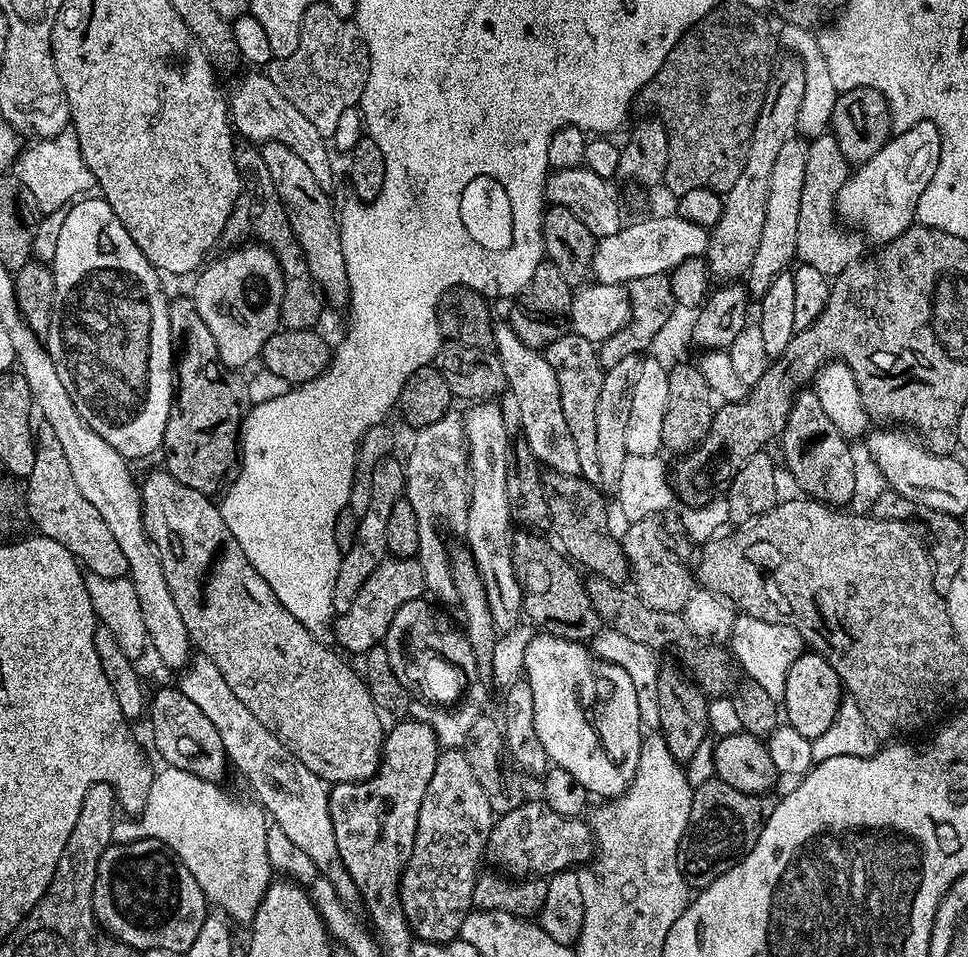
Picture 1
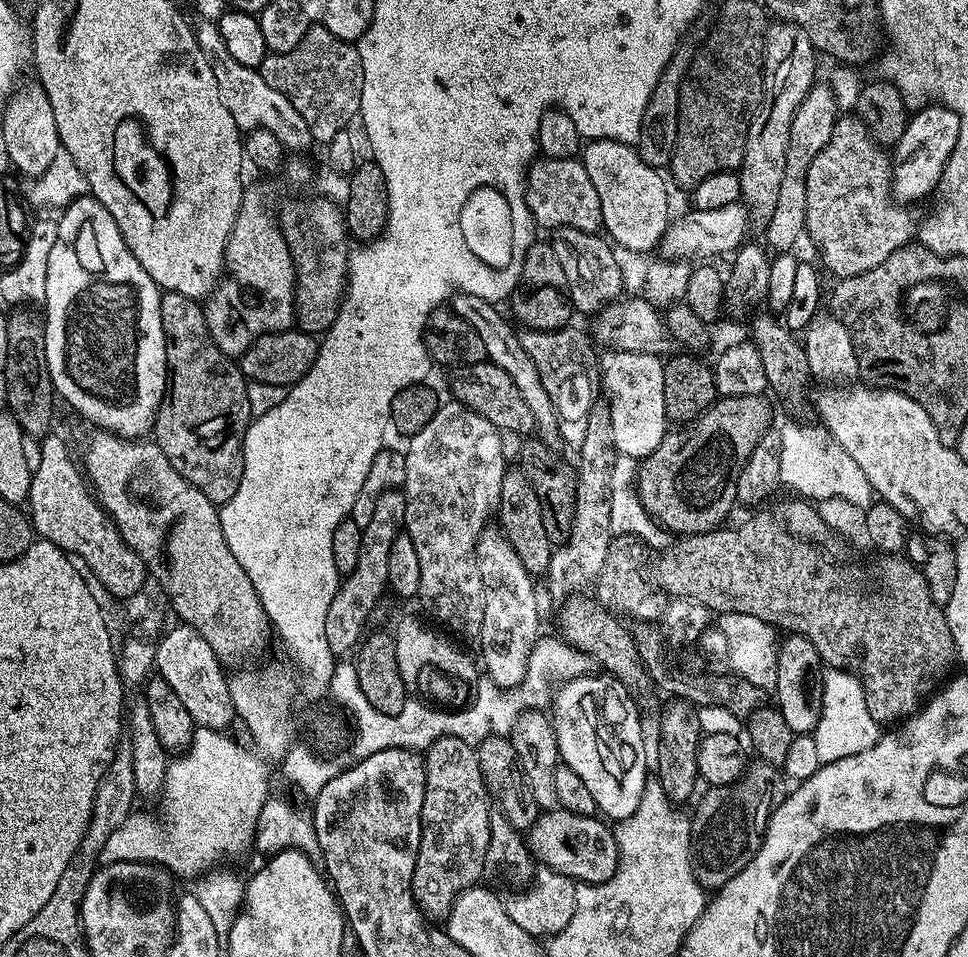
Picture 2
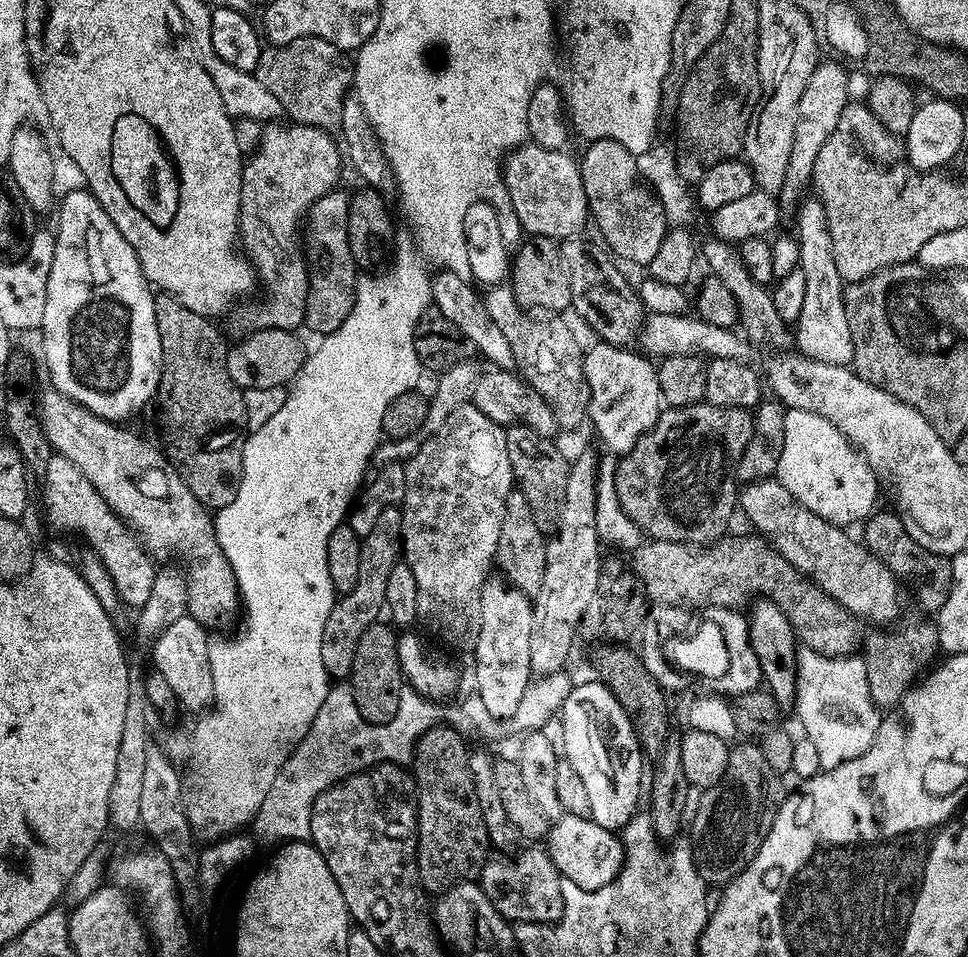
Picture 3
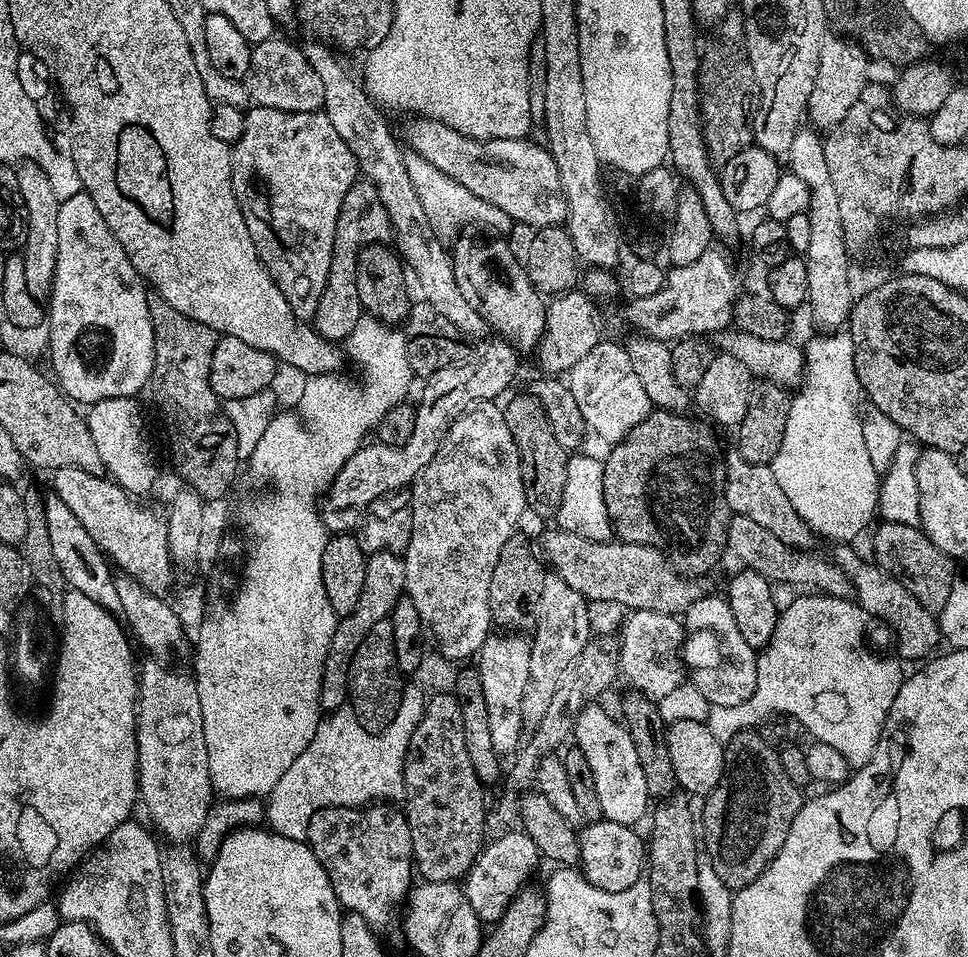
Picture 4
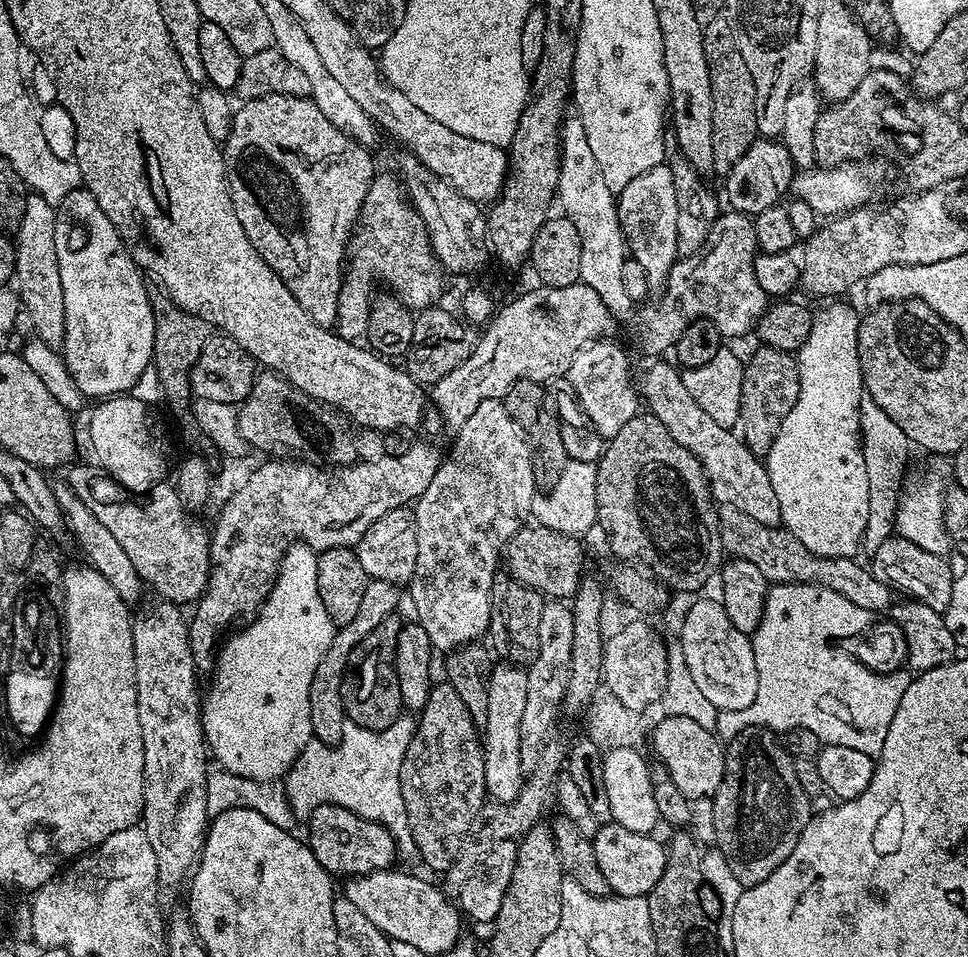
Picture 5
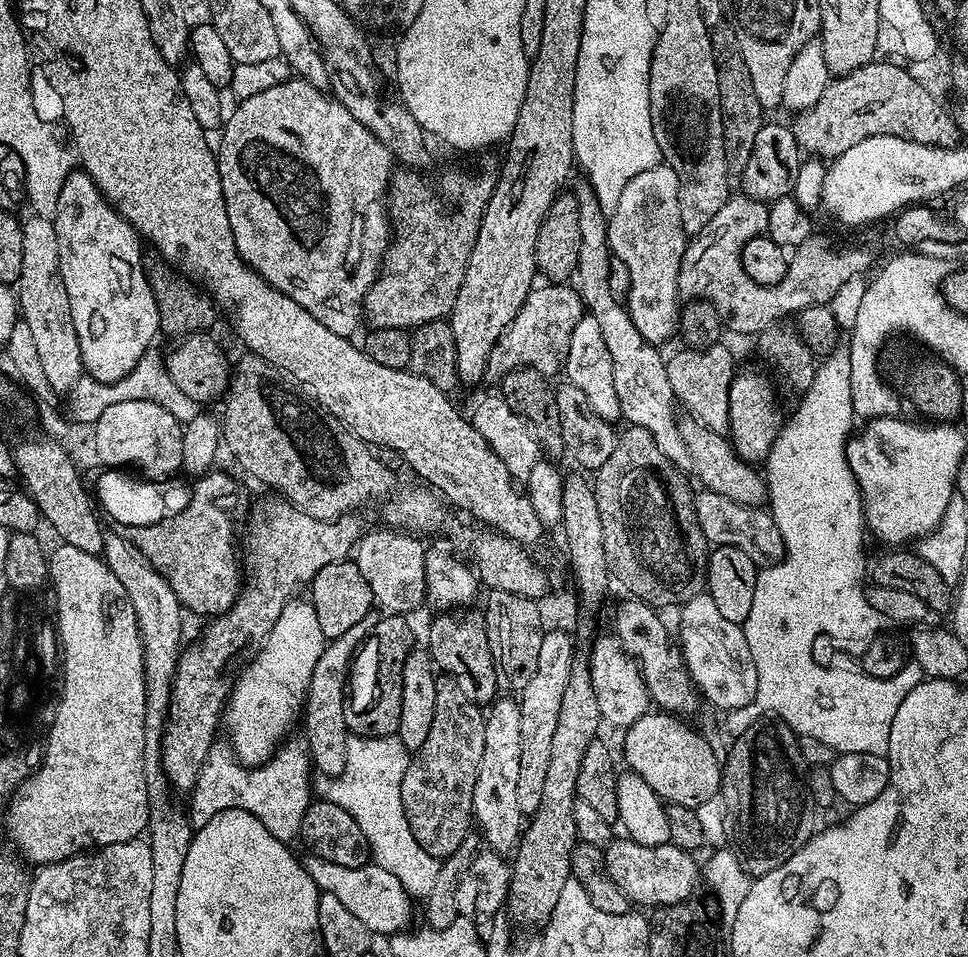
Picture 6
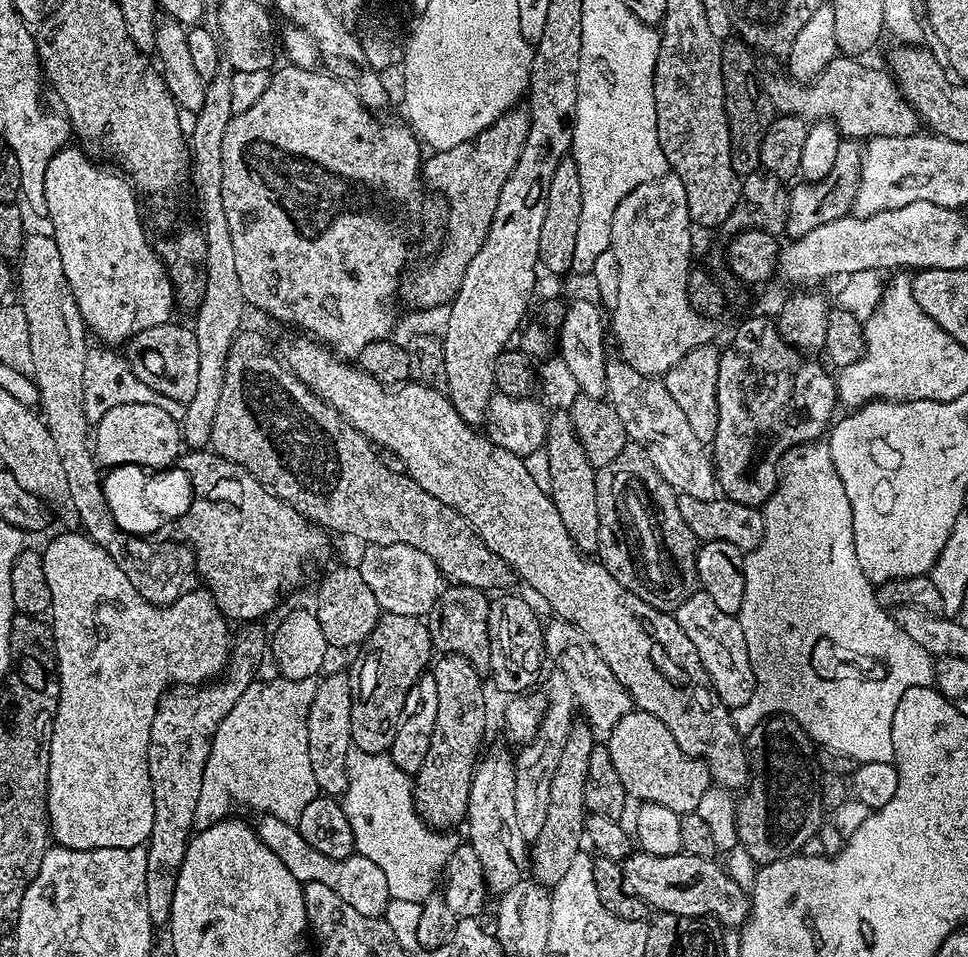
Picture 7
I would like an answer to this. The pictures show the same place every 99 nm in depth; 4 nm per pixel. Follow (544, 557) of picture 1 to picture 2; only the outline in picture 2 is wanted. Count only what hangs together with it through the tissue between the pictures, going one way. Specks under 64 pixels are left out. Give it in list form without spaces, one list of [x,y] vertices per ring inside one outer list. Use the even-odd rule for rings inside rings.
[[[591,595],[580,596],[573,604],[564,604],[556,616],[555,631],[571,647],[590,654],[605,673],[611,674],[623,684],[635,686],[642,676],[642,664],[637,659],[635,640],[631,631],[620,625],[621,618],[613,614]]]

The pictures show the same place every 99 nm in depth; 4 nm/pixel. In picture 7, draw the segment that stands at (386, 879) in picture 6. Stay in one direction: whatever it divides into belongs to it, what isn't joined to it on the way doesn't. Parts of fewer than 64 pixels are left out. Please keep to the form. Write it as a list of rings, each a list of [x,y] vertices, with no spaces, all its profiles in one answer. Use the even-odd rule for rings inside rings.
[[[264,816],[261,823],[257,823],[257,836],[264,845],[274,851],[276,857],[282,859],[283,865],[290,870],[294,878],[302,884],[319,882],[322,886],[328,886],[330,890],[338,894],[338,898],[349,903],[358,914],[365,914],[367,917],[380,918],[389,902],[386,875],[374,862],[368,858],[353,853],[344,859],[329,858],[315,850],[304,838],[301,837],[299,829],[281,819],[273,816]]]

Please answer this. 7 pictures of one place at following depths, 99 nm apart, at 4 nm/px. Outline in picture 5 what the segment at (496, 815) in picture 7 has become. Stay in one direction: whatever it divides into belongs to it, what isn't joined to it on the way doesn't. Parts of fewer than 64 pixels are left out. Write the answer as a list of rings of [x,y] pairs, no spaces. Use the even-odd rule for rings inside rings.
[[[500,662],[493,667],[492,677],[488,683],[490,706],[486,714],[486,722],[482,725],[484,787],[487,795],[496,802],[515,799],[522,785],[520,727],[522,726],[522,710],[526,706],[527,681],[528,674],[523,667]]]

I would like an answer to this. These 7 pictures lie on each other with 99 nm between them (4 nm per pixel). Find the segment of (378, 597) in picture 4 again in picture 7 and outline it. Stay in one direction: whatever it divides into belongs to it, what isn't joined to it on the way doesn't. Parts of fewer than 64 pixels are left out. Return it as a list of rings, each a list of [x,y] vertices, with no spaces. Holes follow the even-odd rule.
[[[332,672],[317,683],[314,702],[308,711],[310,766],[314,770],[317,789],[333,798],[343,797],[347,790],[347,756],[354,748],[350,734],[353,695],[353,681],[340,672]]]

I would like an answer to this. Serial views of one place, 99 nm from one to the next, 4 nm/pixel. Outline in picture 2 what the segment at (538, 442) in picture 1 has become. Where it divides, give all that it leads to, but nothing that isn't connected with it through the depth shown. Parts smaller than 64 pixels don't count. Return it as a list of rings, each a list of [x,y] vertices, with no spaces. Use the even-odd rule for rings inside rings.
[[[456,294],[451,297],[450,307],[463,320],[470,322],[470,326],[474,326],[478,338],[482,338],[482,346],[486,346],[488,360],[502,370],[506,370],[506,374],[510,374],[510,378],[514,378],[514,386],[518,386],[518,394],[522,394],[522,402],[526,402],[526,406],[530,406],[530,414],[534,416],[535,435],[547,448],[559,449],[562,441],[554,402],[550,402],[550,394],[546,394],[546,386],[542,386],[542,378],[538,378],[538,366],[534,366],[530,354],[526,354],[526,350],[522,348],[517,329],[512,329],[504,321],[503,314],[496,309],[499,307],[491,300]]]

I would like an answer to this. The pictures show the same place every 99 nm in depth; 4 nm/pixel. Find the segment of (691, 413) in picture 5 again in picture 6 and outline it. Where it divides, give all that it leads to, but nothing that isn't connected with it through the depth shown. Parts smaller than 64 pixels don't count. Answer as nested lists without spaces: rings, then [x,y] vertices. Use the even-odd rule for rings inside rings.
[[[695,418],[681,419],[680,432],[684,435],[684,444],[688,447],[690,460],[696,463],[696,472],[705,489],[717,492],[730,498],[736,504],[745,504],[751,508],[759,508],[769,495],[768,486],[763,475],[756,473],[757,469],[736,453],[732,441],[727,435],[710,430]]]

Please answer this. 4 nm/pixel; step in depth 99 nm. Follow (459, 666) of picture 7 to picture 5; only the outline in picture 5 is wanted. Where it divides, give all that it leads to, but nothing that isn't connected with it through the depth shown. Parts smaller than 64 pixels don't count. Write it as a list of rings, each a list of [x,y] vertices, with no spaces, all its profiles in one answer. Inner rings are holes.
[[[447,682],[433,683],[426,706],[421,709],[415,721],[415,732],[409,748],[402,759],[401,790],[402,802],[406,802],[406,814],[410,822],[410,834],[414,838],[419,859],[437,874],[443,874],[455,862],[458,852],[462,851],[486,804],[484,787],[484,749],[482,736],[477,724],[466,710],[458,690]]]

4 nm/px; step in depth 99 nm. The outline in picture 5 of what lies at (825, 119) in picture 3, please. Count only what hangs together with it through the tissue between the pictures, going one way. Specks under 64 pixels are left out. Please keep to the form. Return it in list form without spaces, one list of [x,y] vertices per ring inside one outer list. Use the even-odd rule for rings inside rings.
[[[832,6],[818,14],[818,42],[814,65],[814,87],[821,101],[839,102],[850,98],[858,90],[858,82],[873,71],[872,48],[874,41],[868,31],[856,21],[856,15],[844,6]]]

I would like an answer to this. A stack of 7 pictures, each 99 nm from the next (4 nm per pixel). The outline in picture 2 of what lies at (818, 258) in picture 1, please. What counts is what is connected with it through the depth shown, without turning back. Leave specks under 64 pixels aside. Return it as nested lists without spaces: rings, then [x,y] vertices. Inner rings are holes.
[[[844,114],[839,117],[834,126],[834,134],[830,134],[830,142],[826,142],[826,146],[822,146],[822,150],[818,154],[818,158],[814,158],[814,162],[810,162],[810,174],[806,174],[806,229],[807,239],[812,239],[814,247],[820,251],[819,263],[829,268],[836,275],[836,278],[845,276],[857,276],[858,274],[866,274],[866,270],[874,270],[874,266],[878,266],[882,262],[886,262],[886,258],[890,258],[890,254],[894,254],[894,250],[898,250],[904,244],[909,243],[914,236],[914,220],[907,216],[900,207],[897,206],[892,196],[884,196],[884,176],[891,176],[890,163],[884,157],[885,149],[877,144],[872,134],[865,127],[864,121],[855,114]]]

